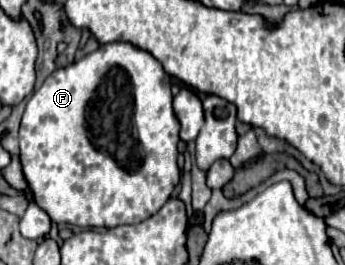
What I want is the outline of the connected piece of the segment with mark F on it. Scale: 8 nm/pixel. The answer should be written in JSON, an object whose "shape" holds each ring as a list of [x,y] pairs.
{"shape":[[[113,42],[99,46],[95,52],[83,56],[81,60],[73,62],[67,68],[55,70],[43,86],[31,96],[27,102],[27,108],[23,112],[21,128],[19,128],[19,148],[21,148],[21,164],[25,172],[25,180],[29,182],[29,188],[33,190],[35,202],[39,208],[43,208],[49,218],[57,224],[75,224],[75,226],[93,226],[93,228],[113,228],[123,224],[137,224],[153,216],[171,196],[173,188],[179,184],[181,172],[177,166],[177,144],[179,144],[179,122],[171,108],[171,78],[163,72],[163,66],[149,54],[143,52],[127,42]]]}

